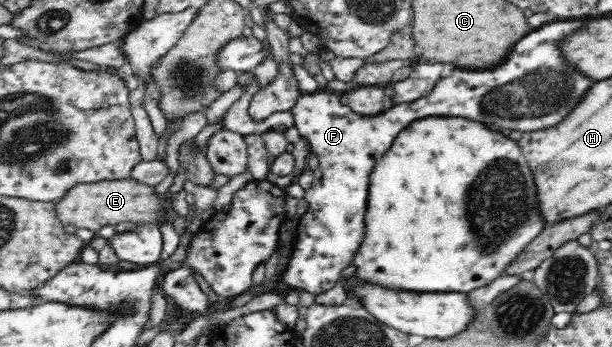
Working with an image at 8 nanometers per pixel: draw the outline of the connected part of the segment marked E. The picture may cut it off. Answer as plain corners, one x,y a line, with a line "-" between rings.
121,180
79,183
70,187
57,202
53,202
55,218
64,226
72,225
76,229
90,229
98,233
106,225
118,225
127,221
134,223
154,222
159,224
164,218
164,200
152,194
153,188
137,181

